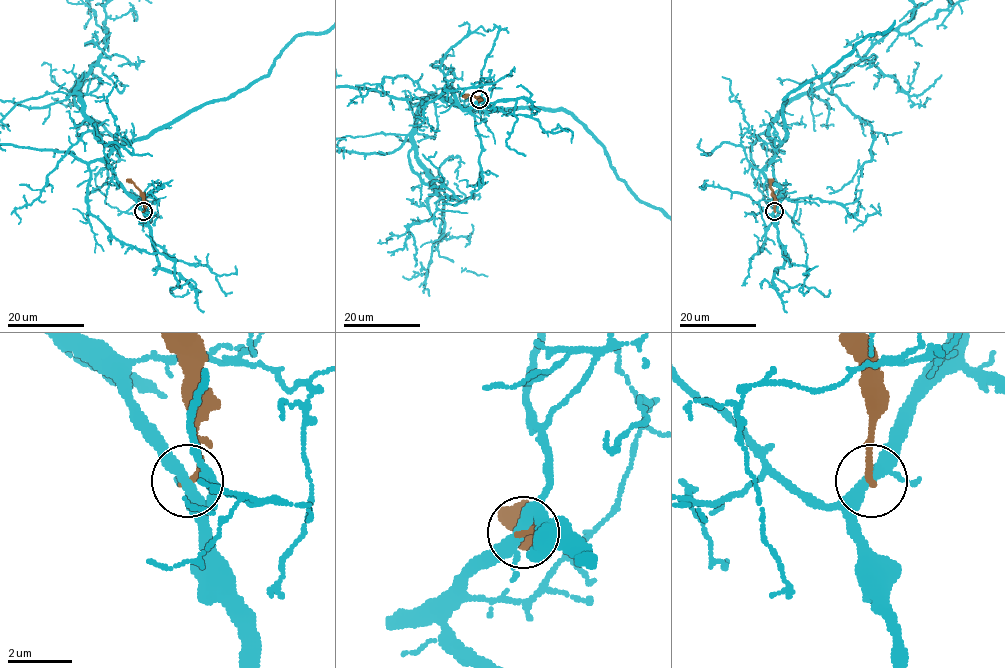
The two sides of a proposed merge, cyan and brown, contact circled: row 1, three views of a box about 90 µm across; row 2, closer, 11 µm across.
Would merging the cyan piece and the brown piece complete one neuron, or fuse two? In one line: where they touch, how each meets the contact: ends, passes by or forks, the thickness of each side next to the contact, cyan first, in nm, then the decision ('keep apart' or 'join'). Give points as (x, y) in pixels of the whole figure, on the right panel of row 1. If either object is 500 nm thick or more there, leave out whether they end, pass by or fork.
(774, 211) | cyan forks | brown ends | 320/220 nm | keep apart

